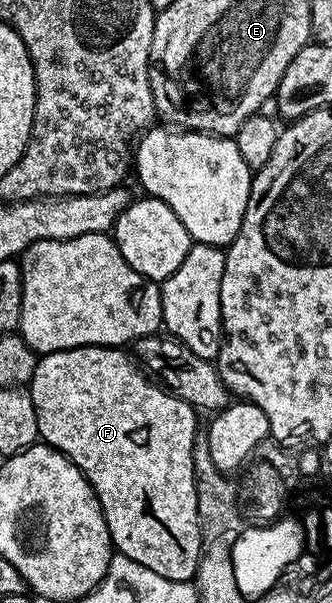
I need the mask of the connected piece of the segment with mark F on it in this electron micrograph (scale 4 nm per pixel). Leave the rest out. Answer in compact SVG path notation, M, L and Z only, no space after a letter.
M84 345L83 347L44 354L38 360L35 375L29 380L27 386L31 395L31 403L35 403L37 431L44 444L57 449L64 457L70 457L75 463L75 467L79 467L81 474L91 483L91 487L101 504L101 510L113 540L114 550L120 556L135 559L135 563L143 563L143 567L155 571L155 575L163 575L163 579L193 581L196 578L197 565L200 563L201 557L201 527L197 518L196 477L193 470L193 449L199 444L199 437L197 437L199 413L192 405L176 397L168 388L150 380L140 364L130 354L129 358L125 352L126 350L121 347Z

